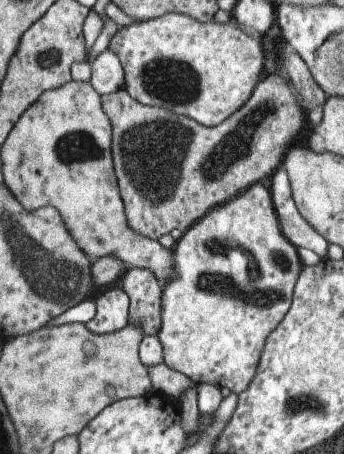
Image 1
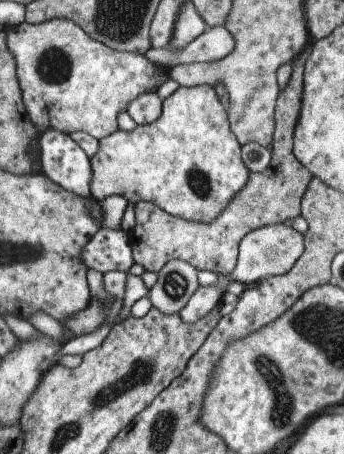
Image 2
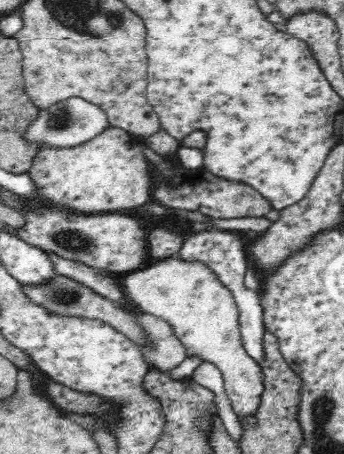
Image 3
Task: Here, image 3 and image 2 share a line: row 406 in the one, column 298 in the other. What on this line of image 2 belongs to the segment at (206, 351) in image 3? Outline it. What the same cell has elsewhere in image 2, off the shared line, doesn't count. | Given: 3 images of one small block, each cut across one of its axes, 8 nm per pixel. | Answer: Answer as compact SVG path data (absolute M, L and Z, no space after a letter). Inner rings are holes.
M281 222L281 224L275 224L275 226L265 226L265 228L249 232L239 242L239 256L237 256L237 264L231 270L231 274L217 276L217 286L201 286L199 284L195 288L195 294L179 310L181 320L185 324L193 324L193 322L201 320L205 314L209 314L217 306L217 302L221 302L221 294L227 292L225 288L231 282L241 282L241 284L255 284L257 282L259 284L259 282L263 282L267 278L287 274L301 254L303 254L303 234L297 232L293 226L285 226Z

